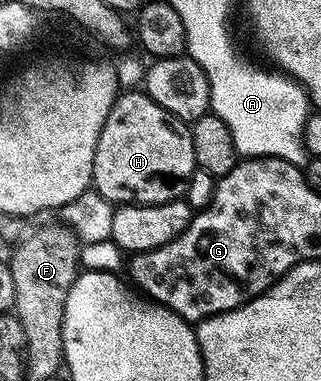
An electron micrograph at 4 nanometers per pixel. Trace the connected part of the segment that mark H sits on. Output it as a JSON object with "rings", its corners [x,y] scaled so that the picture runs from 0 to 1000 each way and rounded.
{"rings":[[[408,234],[361,257],[308,352],[290,412],[290,491],[318,520],[349,538],[502,538],[564,522],[579,507],[583,475],[611,441],[601,360],[586,325],[526,297],[526,286],[502,286],[502,276],[489,276],[489,265],[467,260],[442,236]]]}

